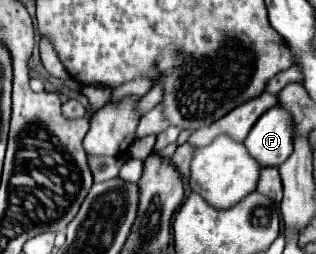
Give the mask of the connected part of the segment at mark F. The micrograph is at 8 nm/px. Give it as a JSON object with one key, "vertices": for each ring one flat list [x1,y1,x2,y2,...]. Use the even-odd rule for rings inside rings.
{"vertices":[[280,107,266,111,248,133,244,147,260,167,282,165,292,153,290,113]]}

